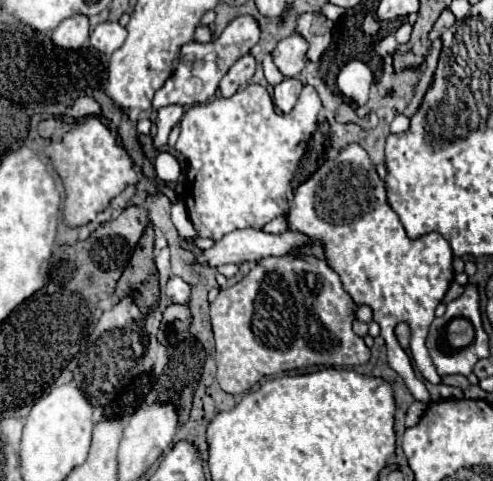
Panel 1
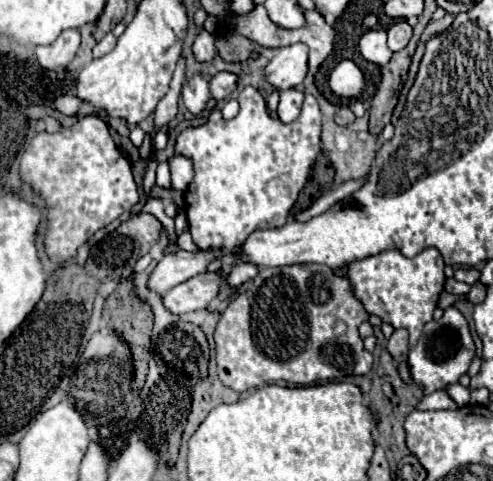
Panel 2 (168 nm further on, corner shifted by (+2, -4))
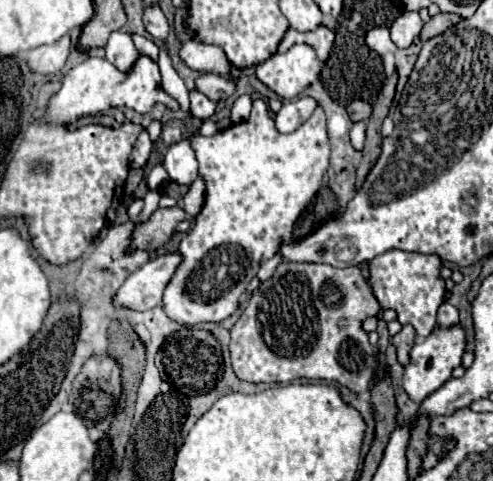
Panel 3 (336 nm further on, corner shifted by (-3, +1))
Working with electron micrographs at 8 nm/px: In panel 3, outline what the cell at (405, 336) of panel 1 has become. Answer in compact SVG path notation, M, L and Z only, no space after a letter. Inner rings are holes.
M403 326L403 330L393 336L393 344L397 348L397 358L399 358L399 362L403 366L409 364L409 352L413 348L413 342L415 342L415 330L413 330L413 326Z

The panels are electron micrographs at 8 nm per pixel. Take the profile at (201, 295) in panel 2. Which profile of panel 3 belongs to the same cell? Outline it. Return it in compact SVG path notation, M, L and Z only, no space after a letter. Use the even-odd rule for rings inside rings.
M255 100L249 120L233 124L227 130L221 130L219 134L211 138L193 136L191 142L193 142L193 152L199 162L199 174L207 182L205 204L195 218L193 230L189 230L183 236L177 248L177 254L181 254L183 260L177 266L173 278L169 280L163 292L165 314L171 320L179 322L181 326L221 322L237 310L239 298L247 290L247 284L257 274L259 266L279 252L281 242L289 242L289 238L293 238L293 226L297 218L301 216L301 212L309 206L309 202L321 190L323 174L329 166L329 138L325 130L325 114L321 108L315 108L313 116L307 122L303 122L293 134L281 134L277 132L273 118L269 116L267 104L263 100ZM201 260L207 260L207 282L211 284L211 292L207 294L207 298L203 298L199 290L199 284L205 284L205 282L191 280Z

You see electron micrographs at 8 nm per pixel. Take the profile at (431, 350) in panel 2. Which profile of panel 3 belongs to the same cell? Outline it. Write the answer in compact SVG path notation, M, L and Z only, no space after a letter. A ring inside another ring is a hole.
M461 326L435 330L423 342L417 342L411 350L411 362L409 366L405 366L405 374L403 374L403 390L407 392L407 396L413 402L421 402L439 386L443 386L451 378L453 368L461 364L463 352L465 352L465 332Z

